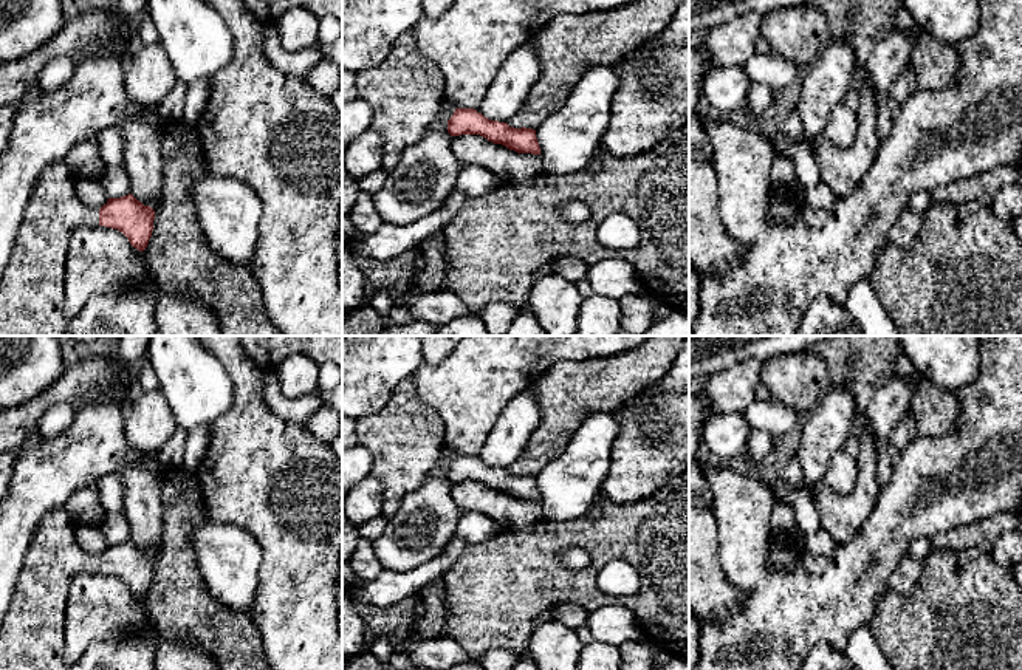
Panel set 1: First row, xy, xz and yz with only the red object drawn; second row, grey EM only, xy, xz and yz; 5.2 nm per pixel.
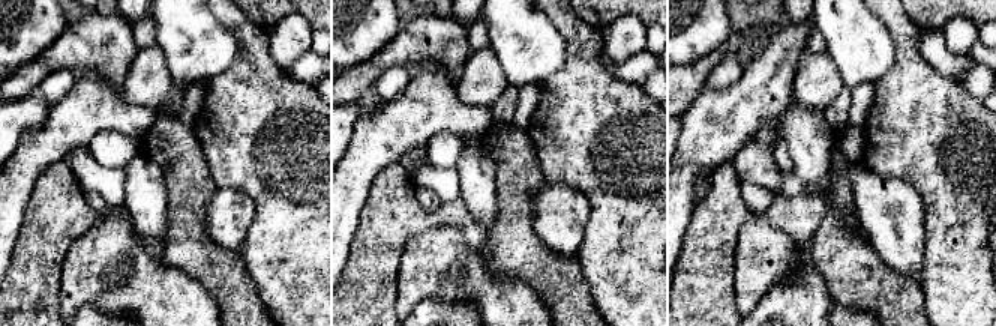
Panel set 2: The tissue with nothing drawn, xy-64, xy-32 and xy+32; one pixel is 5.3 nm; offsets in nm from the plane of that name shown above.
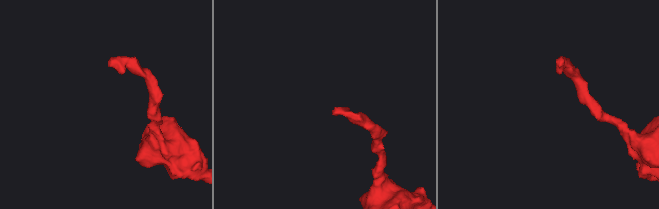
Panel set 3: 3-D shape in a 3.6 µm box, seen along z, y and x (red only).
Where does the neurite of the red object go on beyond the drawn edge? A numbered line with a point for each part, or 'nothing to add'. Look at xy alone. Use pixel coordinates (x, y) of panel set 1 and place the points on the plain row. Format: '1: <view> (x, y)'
1: xy (31, 638)

